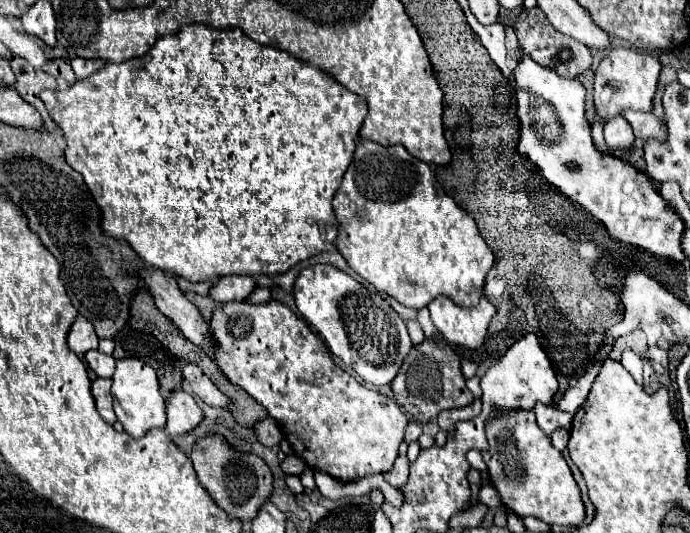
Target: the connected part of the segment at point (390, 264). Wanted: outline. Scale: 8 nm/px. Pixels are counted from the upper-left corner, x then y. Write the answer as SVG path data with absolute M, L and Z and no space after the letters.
M361 140L333 198L333 210L339 224L335 246L345 262L363 280L373 284L379 292L389 294L399 304L419 310L433 298L447 296L457 306L469 308L483 296L485 276L495 262L493 252L479 236L473 218L441 190L429 164L413 158L403 146L379 146Z

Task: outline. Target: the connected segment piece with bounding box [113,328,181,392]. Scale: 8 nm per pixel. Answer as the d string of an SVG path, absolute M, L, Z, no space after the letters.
M123 328L115 338L113 358L139 358L155 368L161 392L181 386L181 364L155 336L137 332L133 328Z

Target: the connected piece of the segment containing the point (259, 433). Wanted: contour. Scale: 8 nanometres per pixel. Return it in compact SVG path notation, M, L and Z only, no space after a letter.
M265 418L265 420L255 422L251 430L253 430L257 442L261 442L267 448L279 446L279 442L283 440L283 432L281 432L281 428L277 426L277 422L273 418Z

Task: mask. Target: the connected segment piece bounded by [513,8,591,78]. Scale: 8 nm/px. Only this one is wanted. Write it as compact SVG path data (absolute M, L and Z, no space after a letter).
M523 8L521 14L517 16L513 28L515 28L523 54L527 54L531 60L535 60L541 66L555 70L563 78L575 78L591 66L591 54L589 54L587 46L583 46L581 42L575 42L575 38L567 38L565 34L557 32L551 26L551 22L547 22L545 14L539 8L531 8L531 10Z

